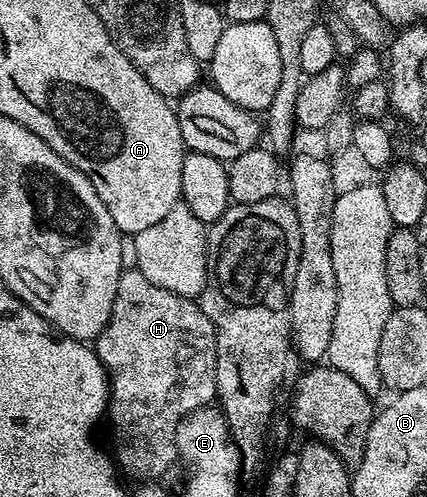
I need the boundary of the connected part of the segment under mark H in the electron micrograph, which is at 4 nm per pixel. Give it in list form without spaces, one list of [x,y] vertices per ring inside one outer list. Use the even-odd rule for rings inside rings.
[[[138,269],[125,270],[118,280],[112,315],[106,328],[94,339],[94,349],[110,383],[106,422],[112,425],[111,449],[115,465],[132,478],[160,480],[178,462],[175,434],[179,422],[200,407],[207,407],[216,397],[214,324],[210,324],[193,299],[166,292],[166,288],[158,288],[158,284],[150,284]]]

